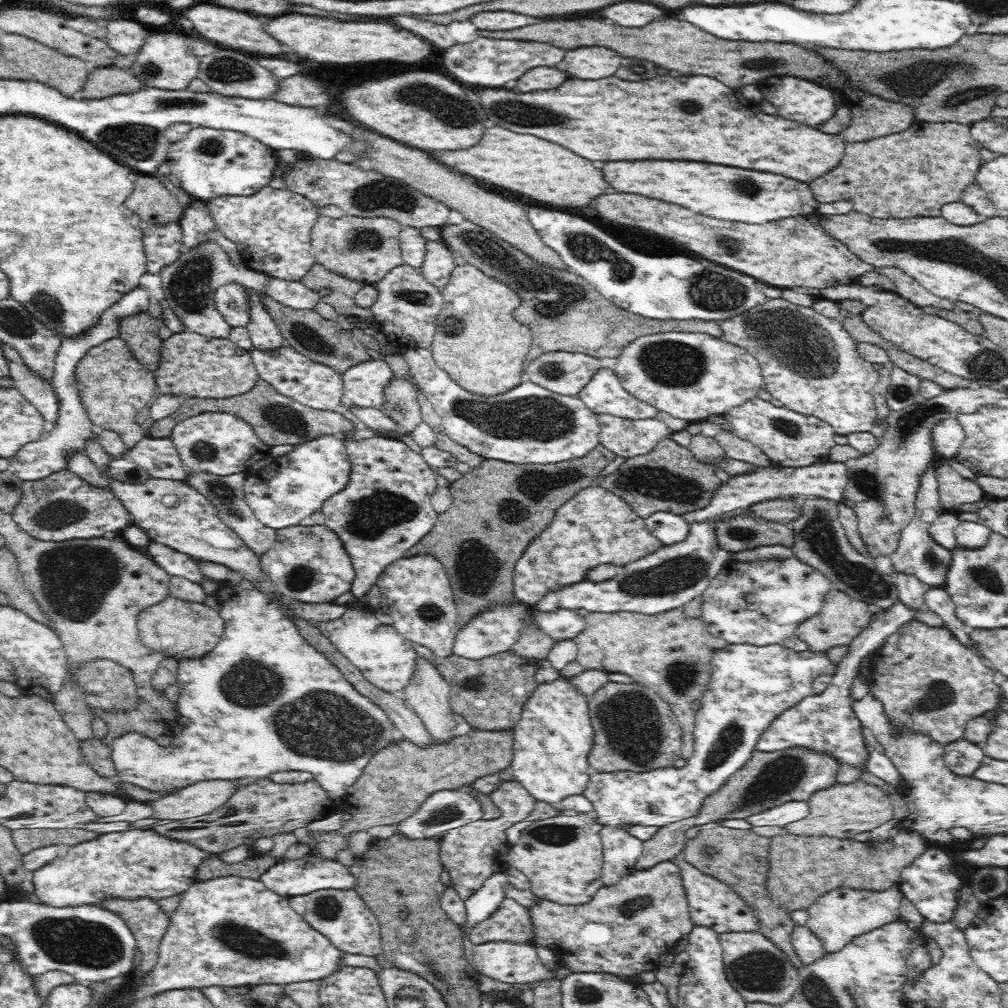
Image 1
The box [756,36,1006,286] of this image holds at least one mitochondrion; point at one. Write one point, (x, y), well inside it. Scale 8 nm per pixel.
(921, 78)

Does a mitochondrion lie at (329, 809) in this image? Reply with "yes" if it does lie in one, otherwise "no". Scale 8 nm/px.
no

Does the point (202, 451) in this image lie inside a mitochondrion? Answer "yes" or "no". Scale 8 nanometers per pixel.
yes

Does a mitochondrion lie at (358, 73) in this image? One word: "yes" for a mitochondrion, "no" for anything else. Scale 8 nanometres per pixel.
no

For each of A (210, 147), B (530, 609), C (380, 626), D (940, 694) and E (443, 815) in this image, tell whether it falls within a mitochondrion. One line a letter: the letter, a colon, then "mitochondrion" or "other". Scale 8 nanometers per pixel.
A: mitochondrion
B: other
C: other
D: mitochondrion
E: mitochondrion

